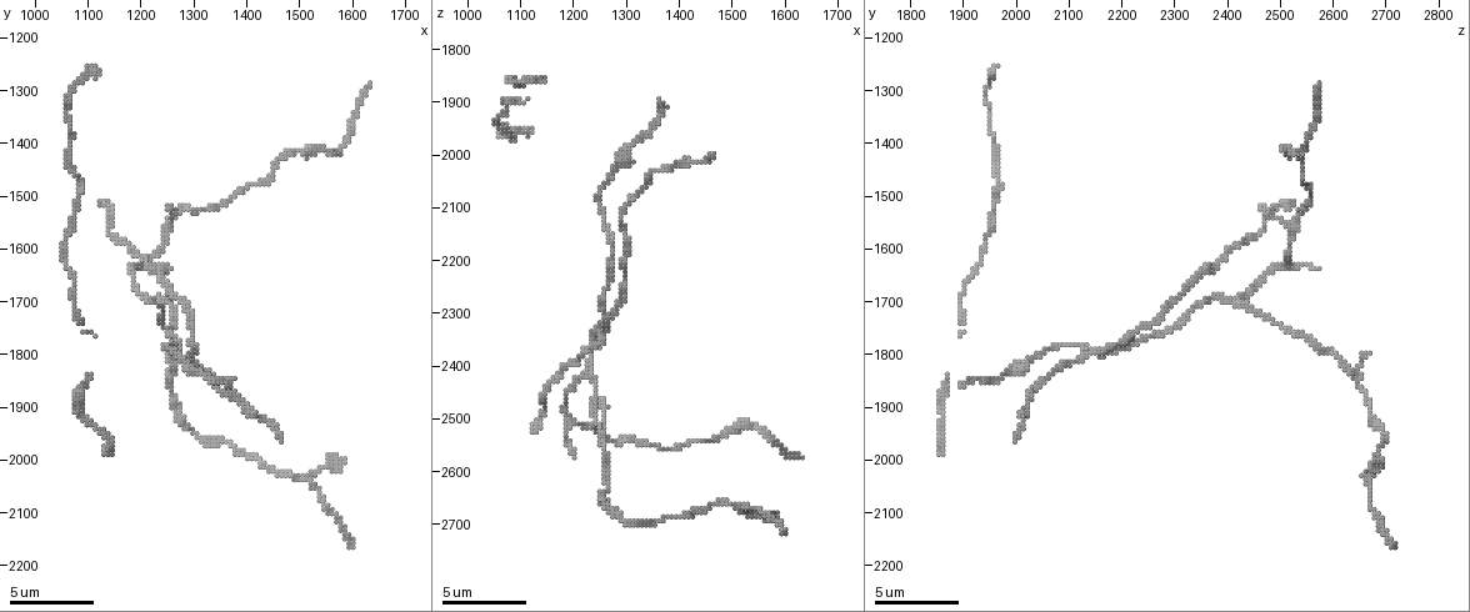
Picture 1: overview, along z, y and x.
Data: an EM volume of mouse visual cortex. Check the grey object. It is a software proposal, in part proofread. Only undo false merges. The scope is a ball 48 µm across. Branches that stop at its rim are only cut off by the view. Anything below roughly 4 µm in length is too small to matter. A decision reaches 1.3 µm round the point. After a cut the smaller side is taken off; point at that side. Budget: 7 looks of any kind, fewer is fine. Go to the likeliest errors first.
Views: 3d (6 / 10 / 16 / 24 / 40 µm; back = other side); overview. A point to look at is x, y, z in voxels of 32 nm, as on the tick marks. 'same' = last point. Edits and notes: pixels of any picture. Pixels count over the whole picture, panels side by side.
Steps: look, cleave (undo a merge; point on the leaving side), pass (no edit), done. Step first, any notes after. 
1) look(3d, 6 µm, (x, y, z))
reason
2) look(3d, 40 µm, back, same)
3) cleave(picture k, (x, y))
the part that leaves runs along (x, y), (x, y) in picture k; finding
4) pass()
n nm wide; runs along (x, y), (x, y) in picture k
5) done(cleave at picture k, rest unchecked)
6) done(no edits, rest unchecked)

look(3d, 16 µm, (1225, 1700, 2415))
three-way junction

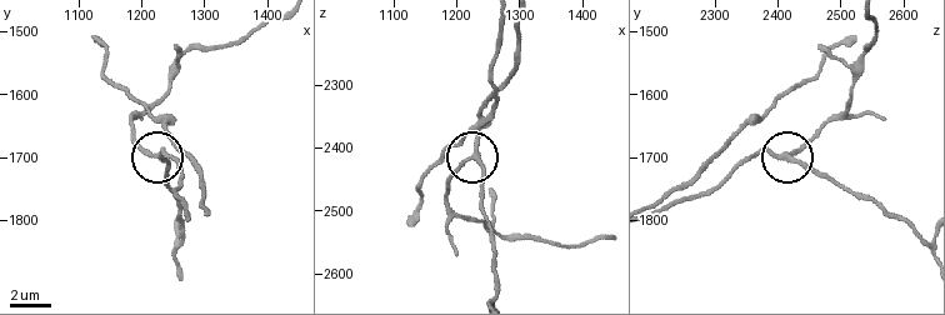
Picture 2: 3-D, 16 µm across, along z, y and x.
look(3d, 16 µm, back, (1225, 1695, 2415))

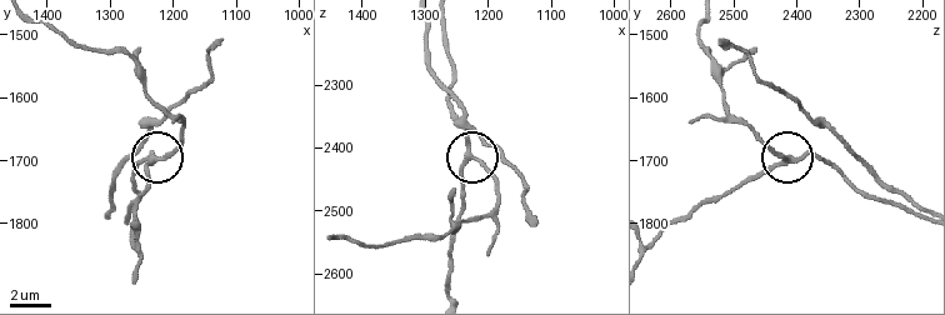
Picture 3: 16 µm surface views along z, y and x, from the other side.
pass()
3 arms; runs along (446, 38), (453, 116), (468, 151), (500, 195) in picture 3; one neuron here

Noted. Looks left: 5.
look(3d, 10 µm, (1290, 1820, 2005))
side arm on a straight run

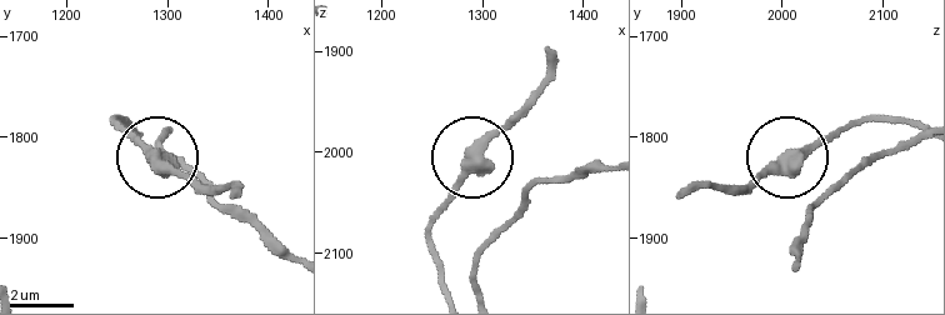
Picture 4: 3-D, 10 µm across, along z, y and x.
look(3d, 6 µm, (1286, 1824, 2000))

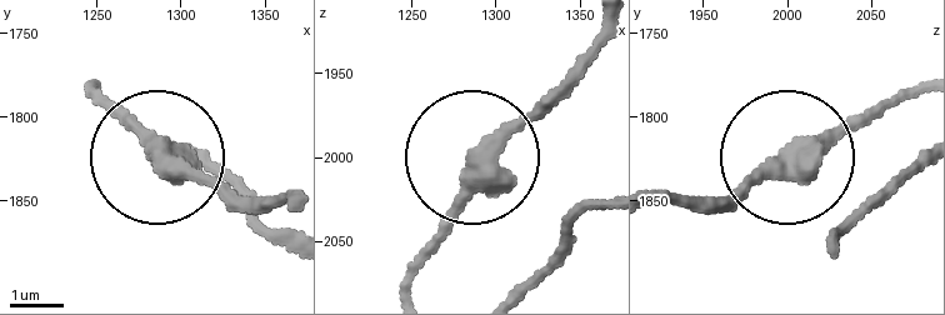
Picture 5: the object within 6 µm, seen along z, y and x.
pass()
350 nm wide; runs along (918, 86), (788, 149), (721, 203) in picture 5; one neuron here

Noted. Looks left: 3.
look(3d, 10 µm, (1265, 1775, 2220))
branch point

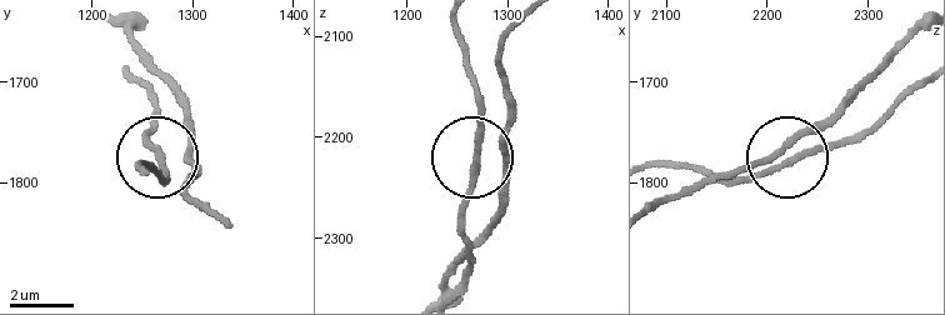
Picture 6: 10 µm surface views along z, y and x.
pass()
runs along (791, 156), (859, 140) in picture 6; continuous, no second neuron

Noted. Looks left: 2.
done(no edits, rest unchecked)

